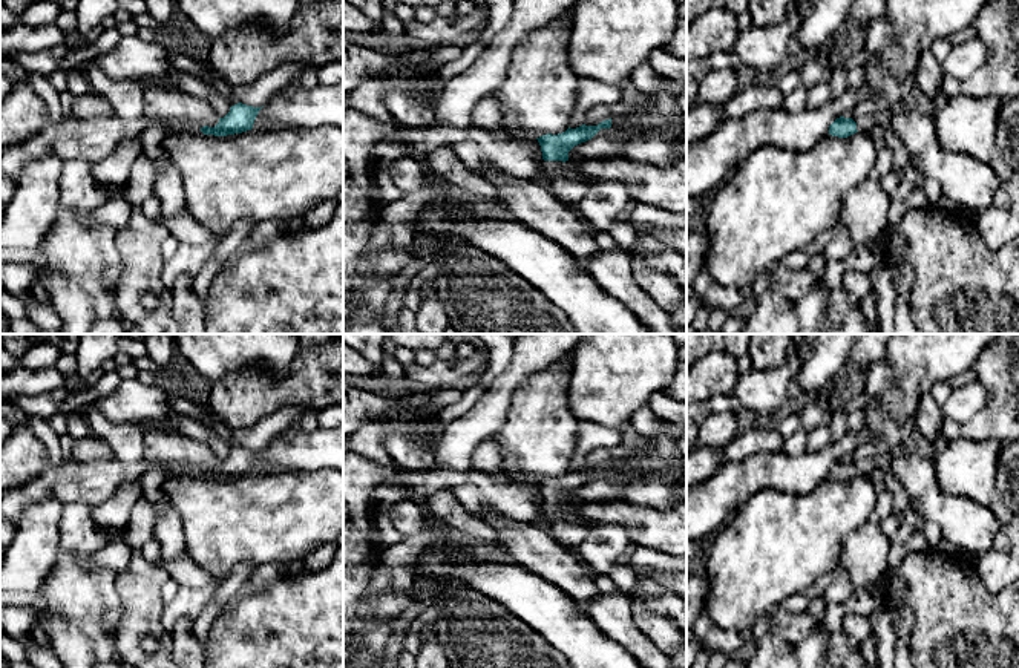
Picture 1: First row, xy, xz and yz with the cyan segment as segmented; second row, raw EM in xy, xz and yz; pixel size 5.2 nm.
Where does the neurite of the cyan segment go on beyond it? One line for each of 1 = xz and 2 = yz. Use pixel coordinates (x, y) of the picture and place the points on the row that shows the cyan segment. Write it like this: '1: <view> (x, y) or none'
1: none
2: none

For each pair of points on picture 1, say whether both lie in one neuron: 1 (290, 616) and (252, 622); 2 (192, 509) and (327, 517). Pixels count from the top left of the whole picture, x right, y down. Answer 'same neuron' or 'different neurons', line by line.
1: same neuron
2: same neuron

